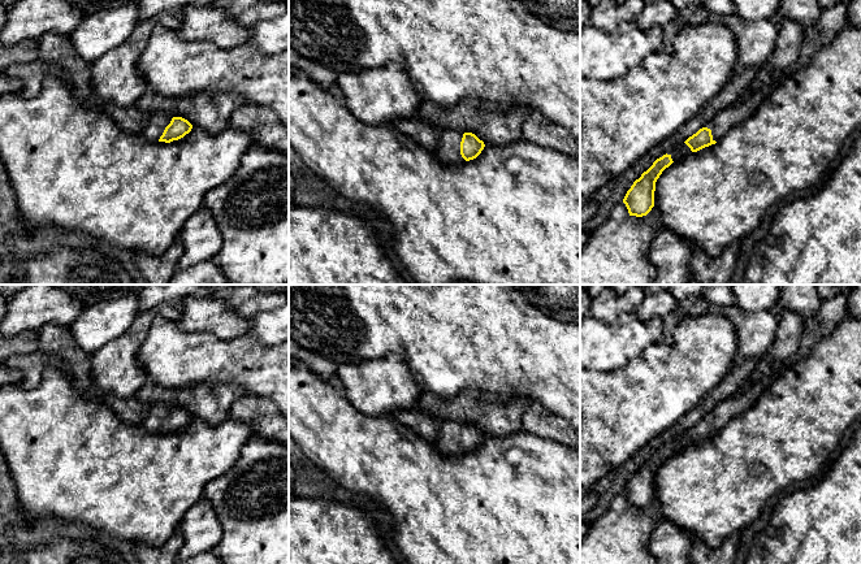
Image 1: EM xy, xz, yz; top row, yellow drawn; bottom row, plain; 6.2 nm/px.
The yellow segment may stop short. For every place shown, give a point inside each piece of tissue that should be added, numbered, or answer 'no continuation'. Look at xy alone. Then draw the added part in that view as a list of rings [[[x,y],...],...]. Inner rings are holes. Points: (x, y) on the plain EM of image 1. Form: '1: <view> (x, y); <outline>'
1: xy (156, 415); [[[163,404],[148,407],[148,413],[142,425],[150,431],[159,431],[172,409]]]

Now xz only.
1: xz (448, 442); [[[446,420],[440,422],[438,435],[436,439],[437,450],[444,455],[466,452],[460,446],[460,433],[463,425],[457,421]]]

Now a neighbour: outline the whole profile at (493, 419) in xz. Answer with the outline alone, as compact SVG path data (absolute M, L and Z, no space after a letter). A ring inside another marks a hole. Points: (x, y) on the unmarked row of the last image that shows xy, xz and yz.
M421 389L420 408L438 422L451 420L475 425L485 437L503 437L522 430L528 400L510 398L502 403L484 400L477 391L464 391L450 400L437 399Z

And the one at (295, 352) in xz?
M289 338L289 357L300 363L306 363L308 368L312 372L315 372L320 378L328 381L341 392L345 392L345 389L337 376L337 368L338 368L337 363L319 353L302 348L291 338Z

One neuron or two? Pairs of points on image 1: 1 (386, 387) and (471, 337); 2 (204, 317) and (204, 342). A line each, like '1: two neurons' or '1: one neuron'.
1: two neurons
2: two neurons

